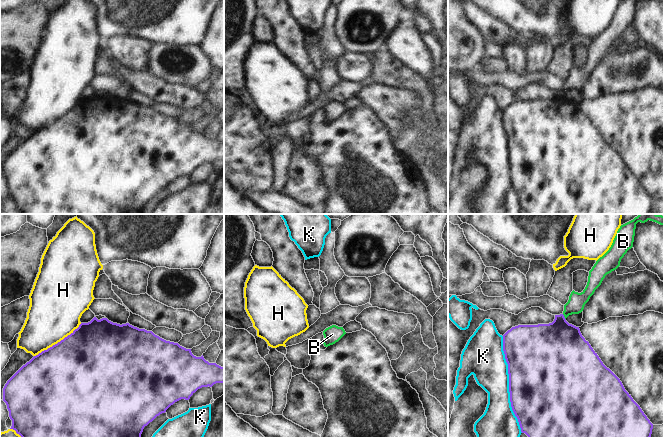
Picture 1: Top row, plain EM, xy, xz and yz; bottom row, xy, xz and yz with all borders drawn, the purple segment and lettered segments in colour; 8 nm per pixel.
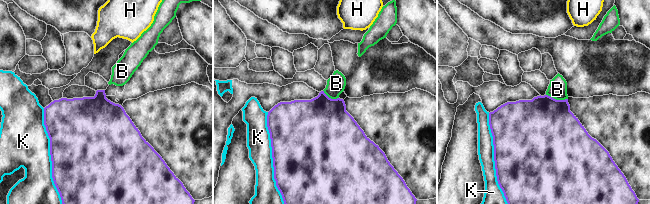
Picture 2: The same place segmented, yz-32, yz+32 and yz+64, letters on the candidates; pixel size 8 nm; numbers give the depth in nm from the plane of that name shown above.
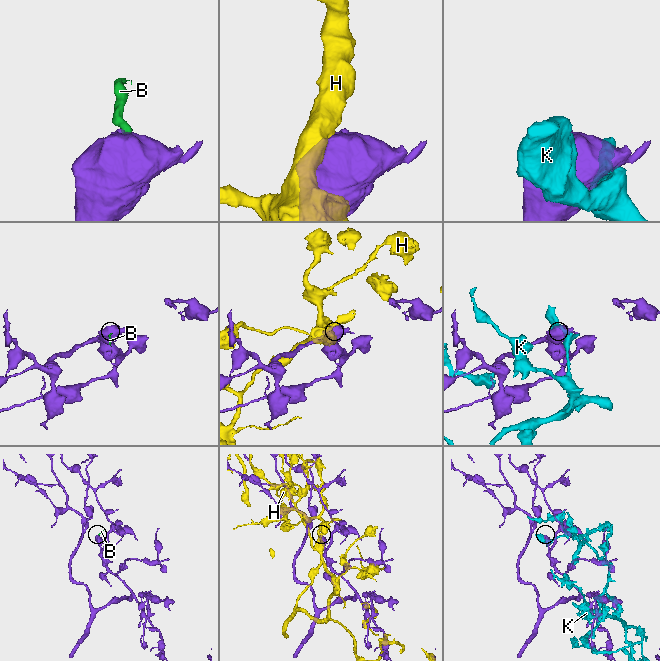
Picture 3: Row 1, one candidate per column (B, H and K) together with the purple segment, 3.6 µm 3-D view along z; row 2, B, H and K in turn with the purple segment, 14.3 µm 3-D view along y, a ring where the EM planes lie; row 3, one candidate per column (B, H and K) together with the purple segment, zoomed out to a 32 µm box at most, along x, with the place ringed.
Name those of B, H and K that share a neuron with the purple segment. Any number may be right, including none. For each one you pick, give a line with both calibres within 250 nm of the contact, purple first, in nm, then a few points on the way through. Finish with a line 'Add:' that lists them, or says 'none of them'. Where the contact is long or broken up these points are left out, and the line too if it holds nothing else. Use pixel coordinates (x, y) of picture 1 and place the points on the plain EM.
Add: none of them

